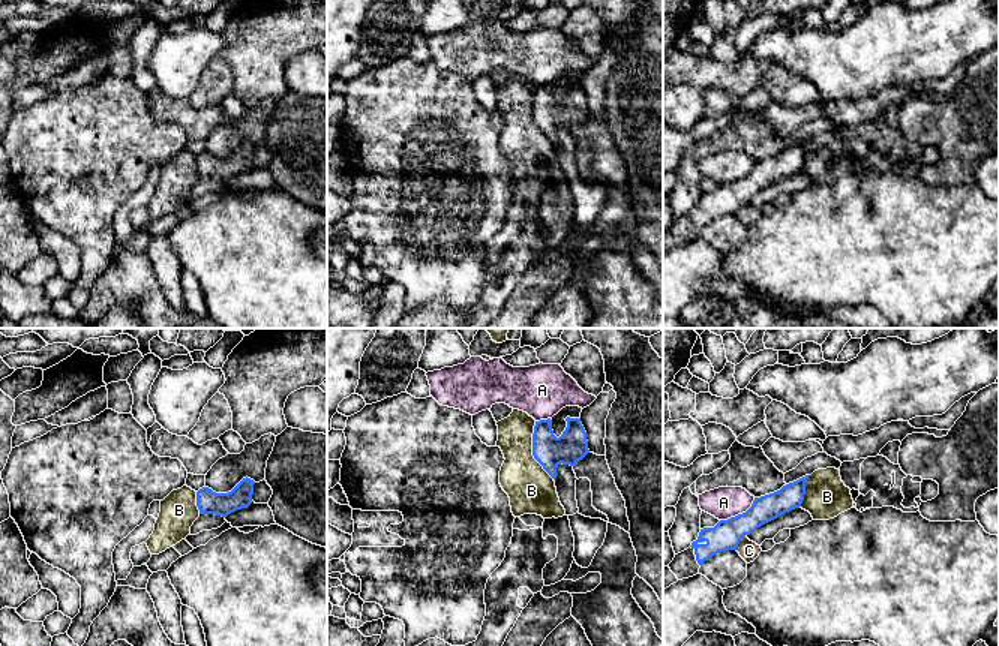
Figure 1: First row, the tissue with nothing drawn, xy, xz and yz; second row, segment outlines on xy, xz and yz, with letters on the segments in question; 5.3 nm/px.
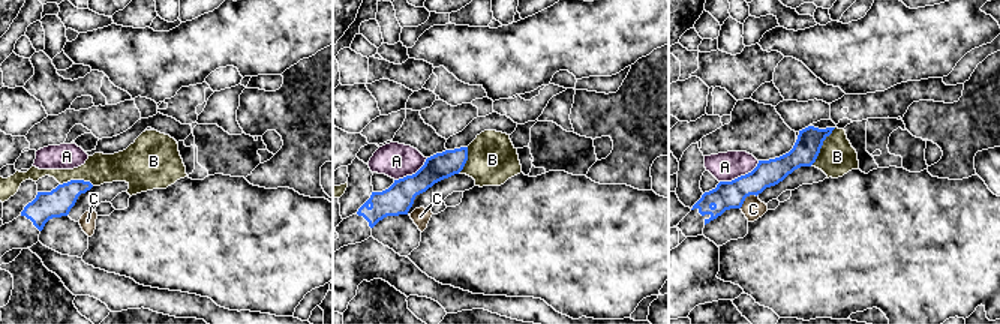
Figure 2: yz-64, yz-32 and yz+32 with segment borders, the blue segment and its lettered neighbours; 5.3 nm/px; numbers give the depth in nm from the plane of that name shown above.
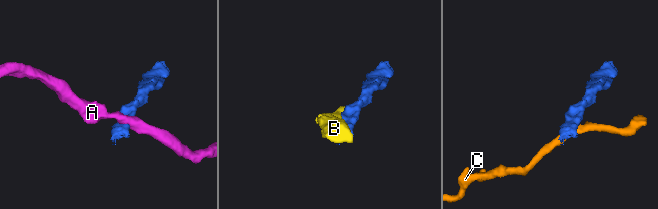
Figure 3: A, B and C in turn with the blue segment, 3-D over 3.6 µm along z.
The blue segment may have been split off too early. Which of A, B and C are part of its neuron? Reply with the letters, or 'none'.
none

